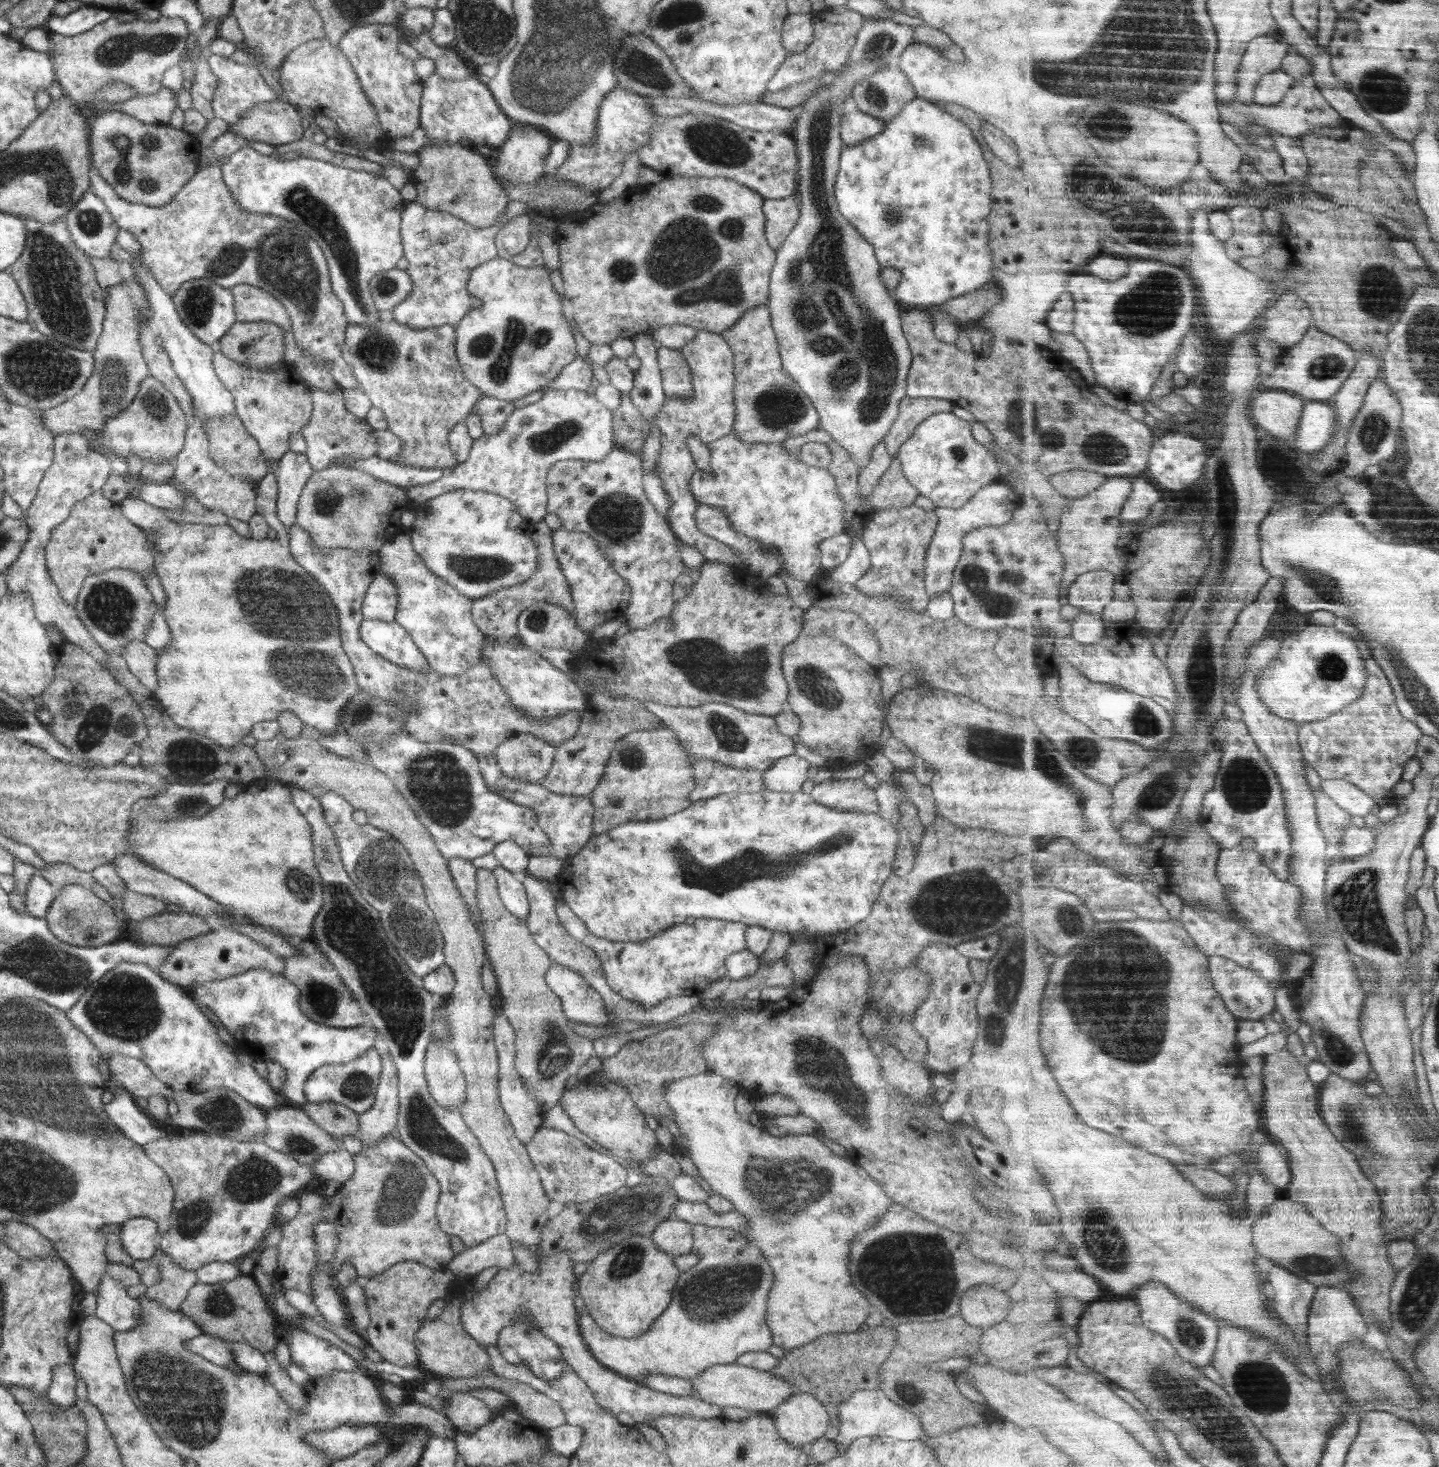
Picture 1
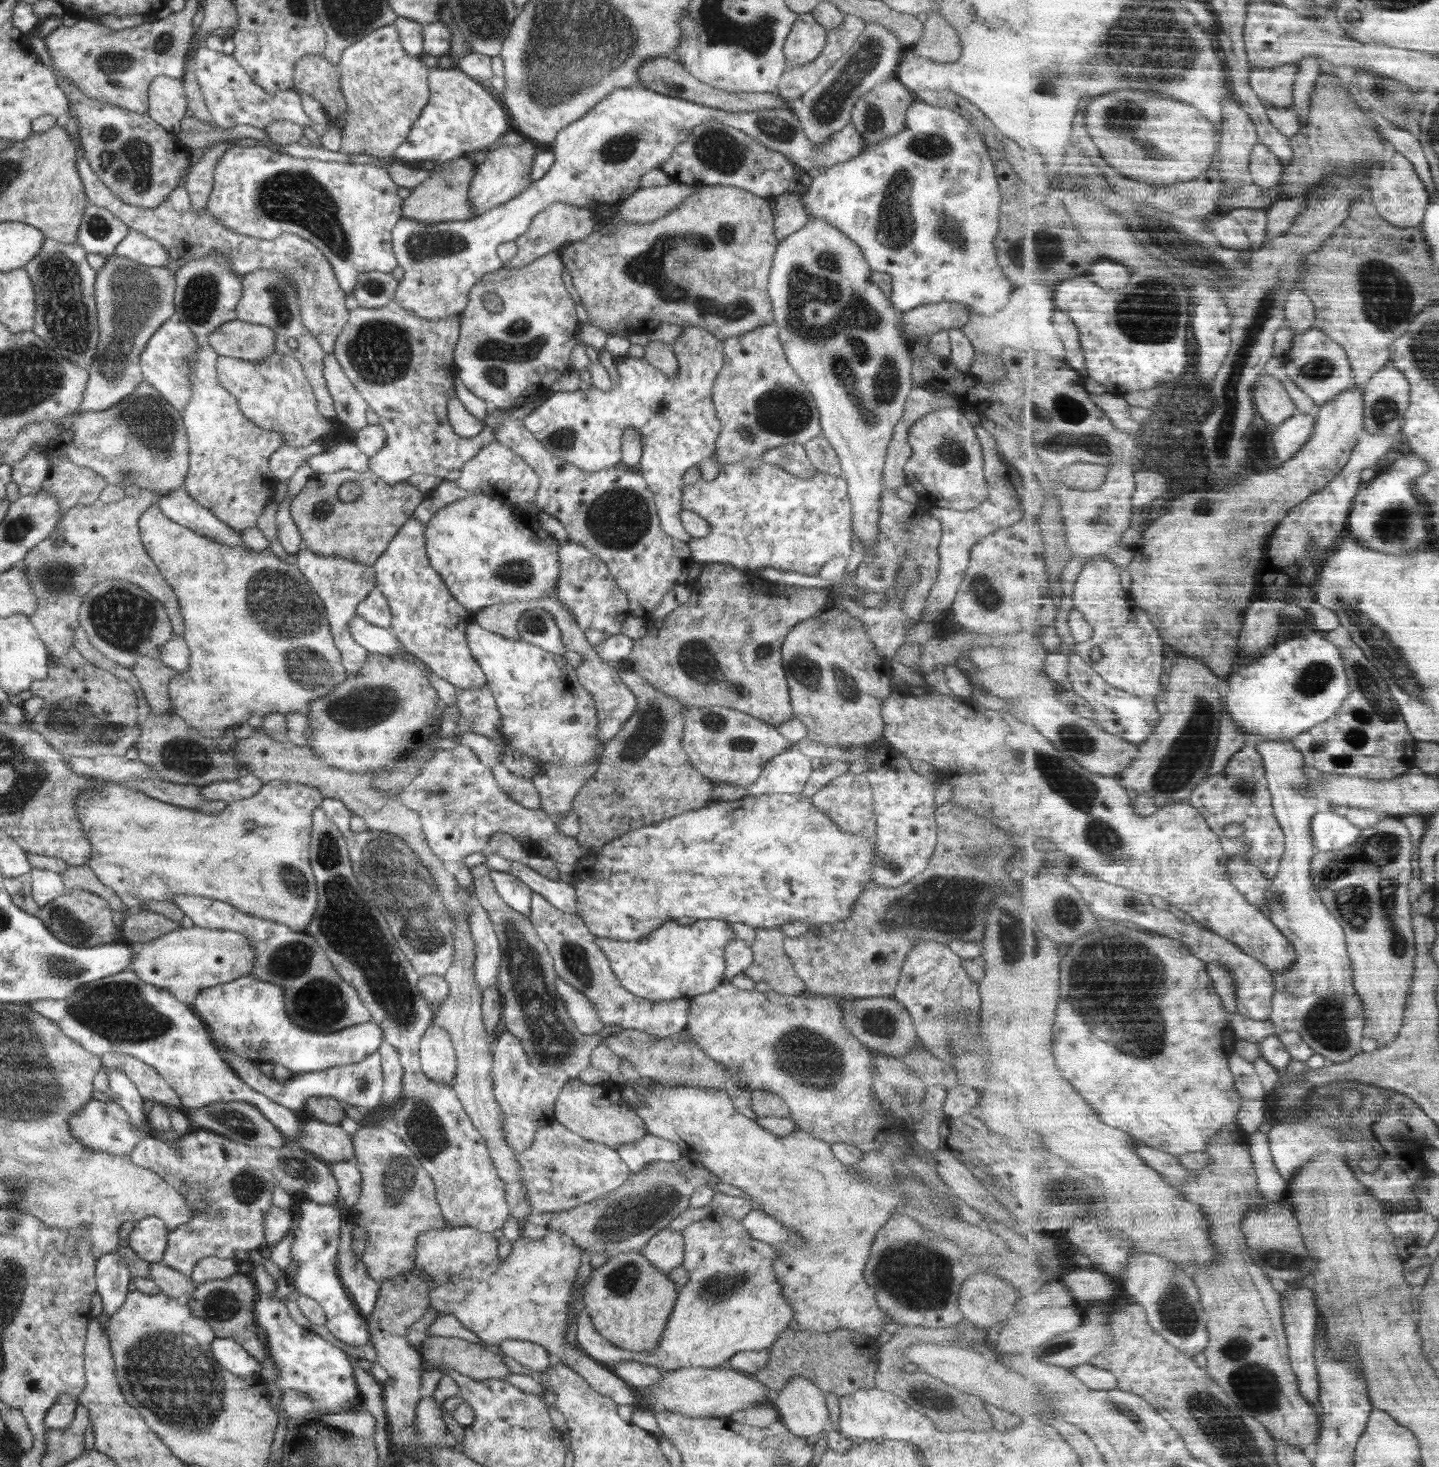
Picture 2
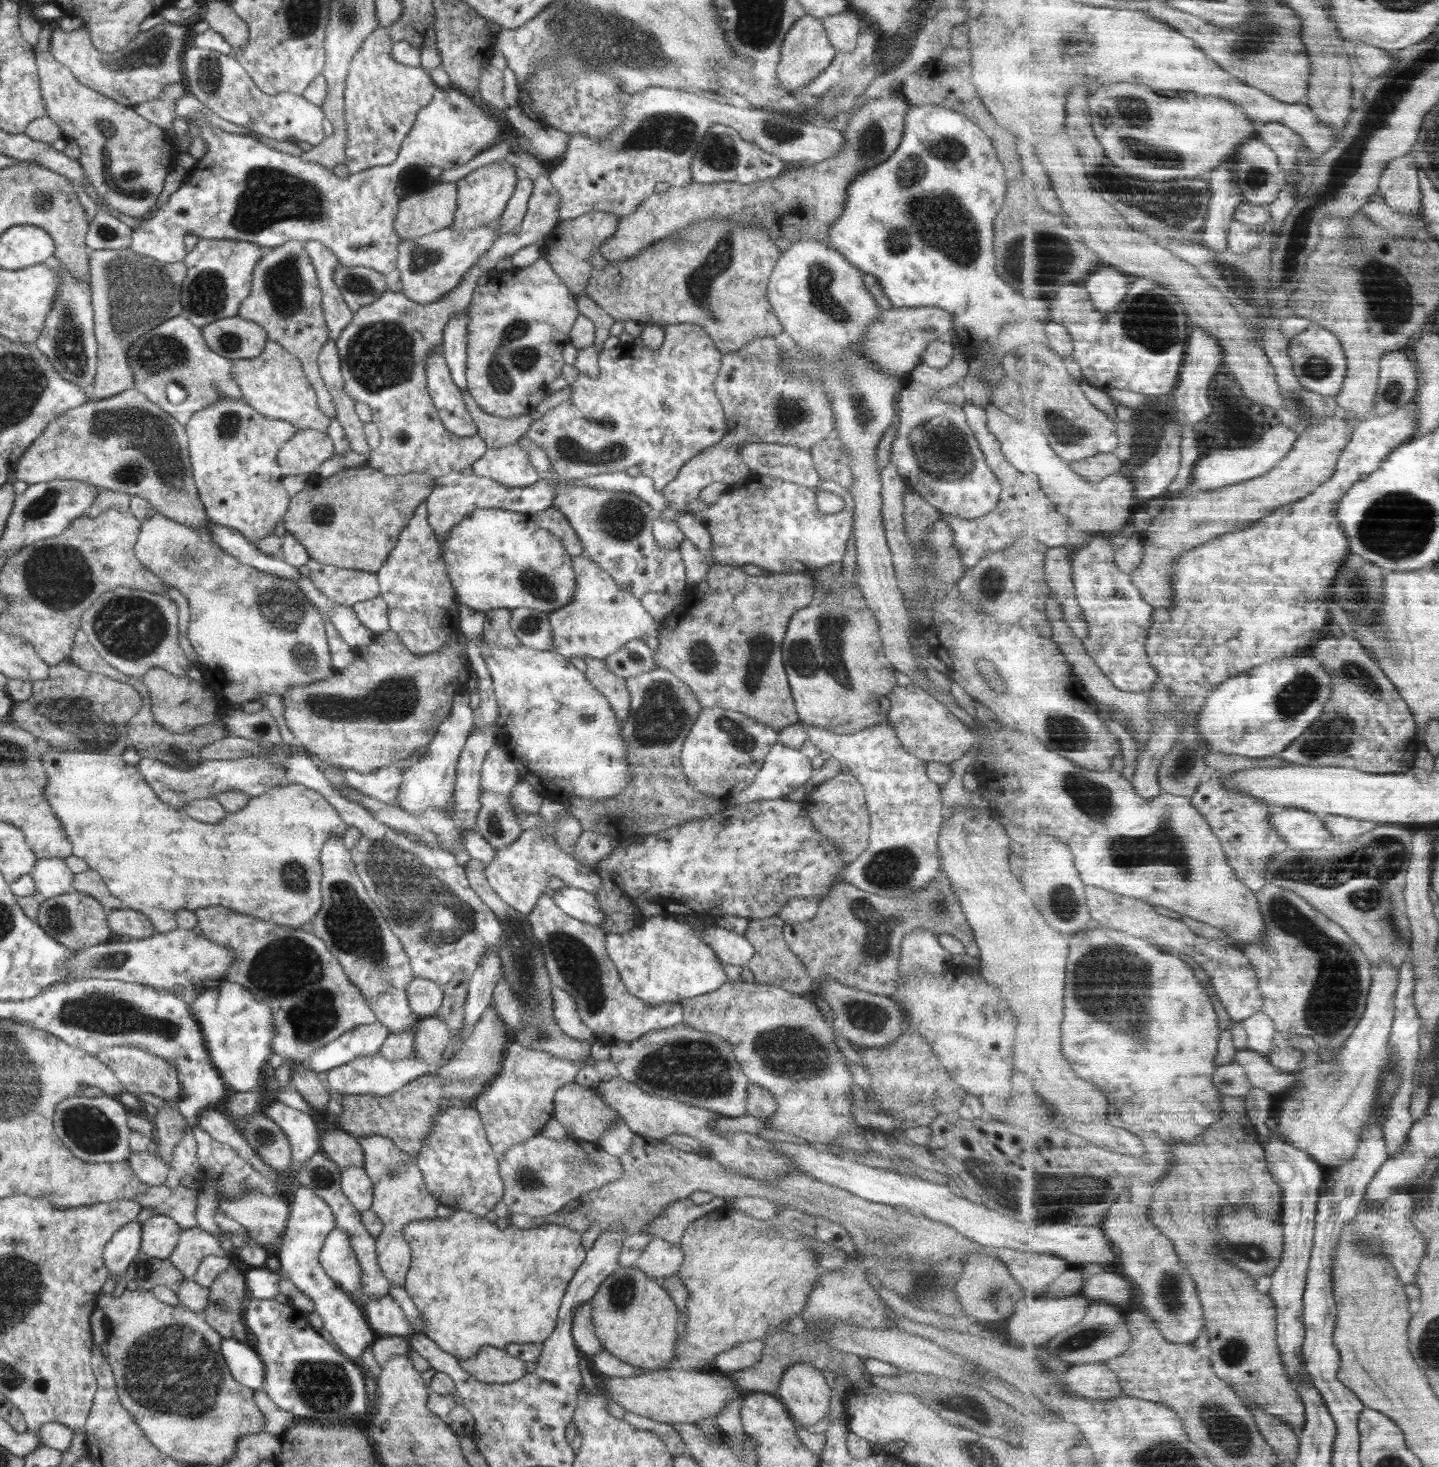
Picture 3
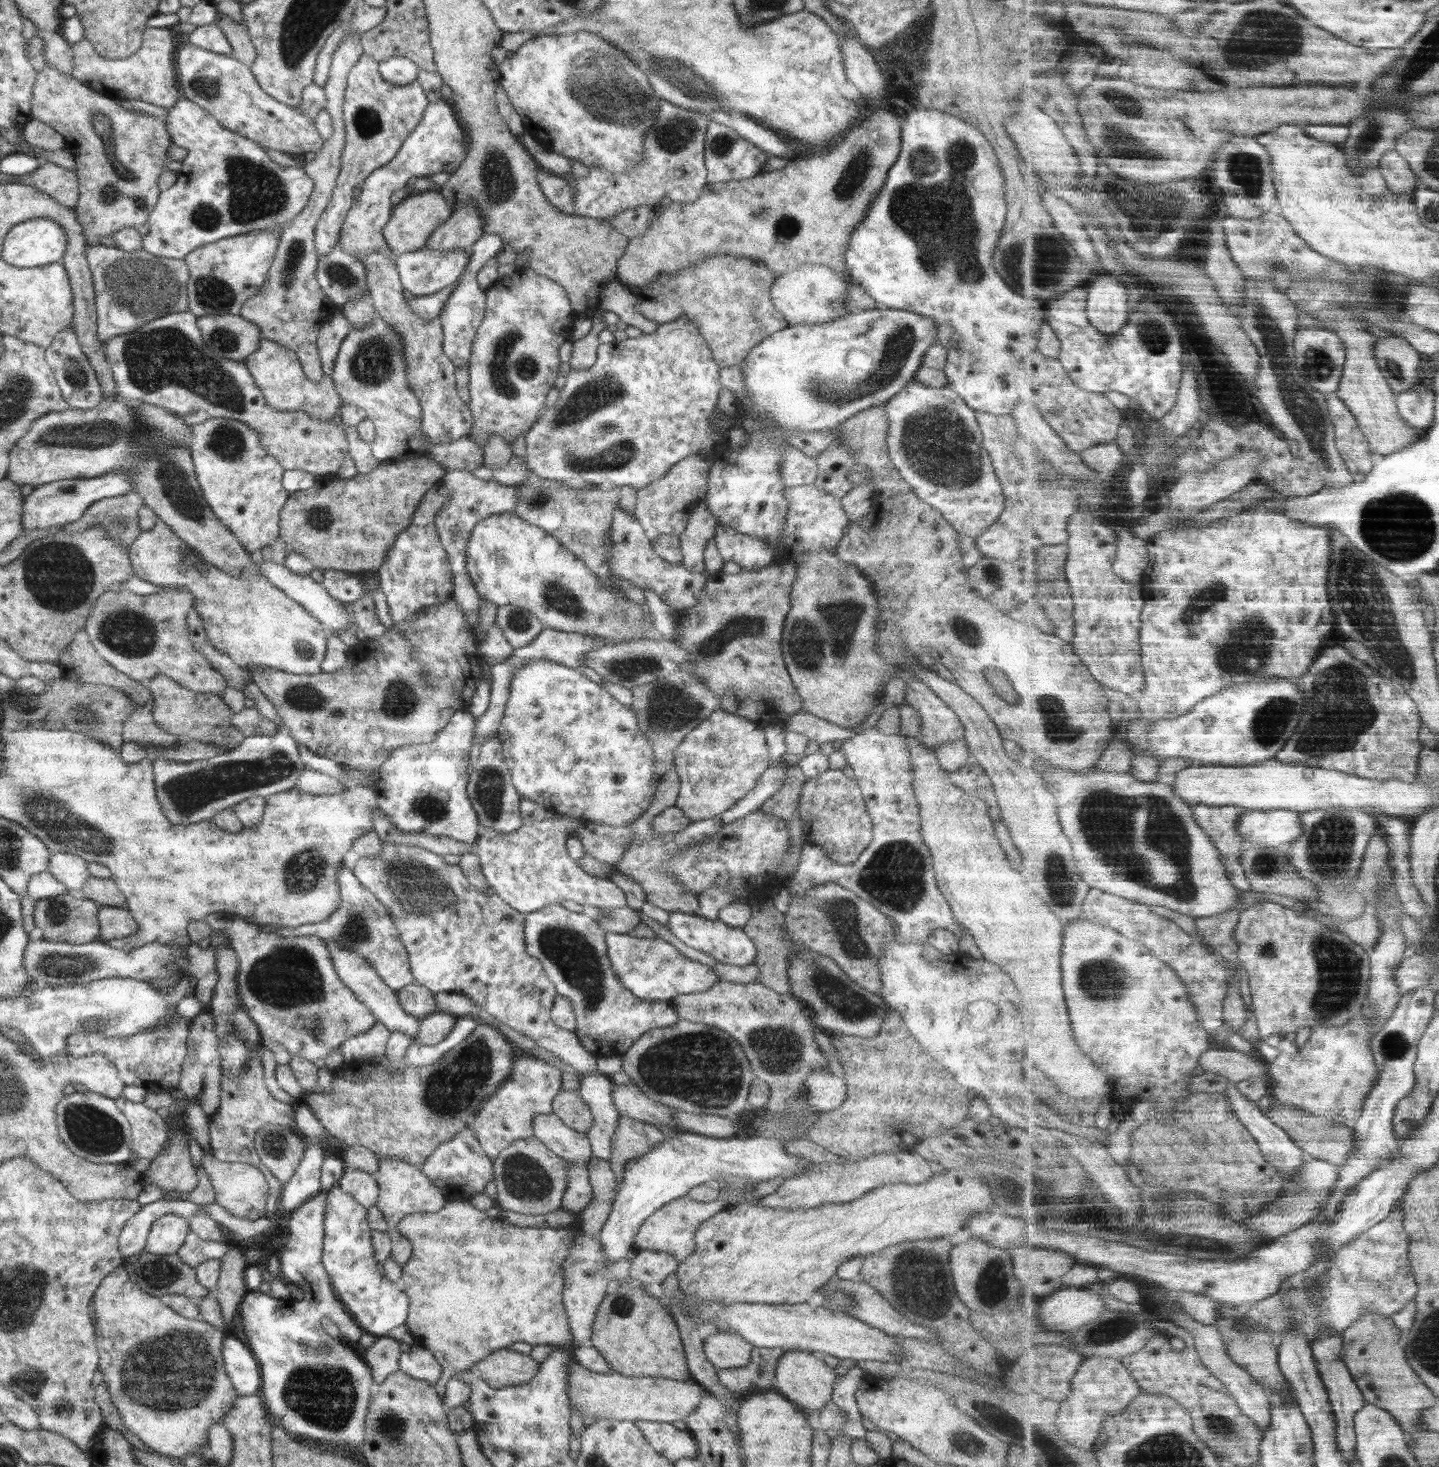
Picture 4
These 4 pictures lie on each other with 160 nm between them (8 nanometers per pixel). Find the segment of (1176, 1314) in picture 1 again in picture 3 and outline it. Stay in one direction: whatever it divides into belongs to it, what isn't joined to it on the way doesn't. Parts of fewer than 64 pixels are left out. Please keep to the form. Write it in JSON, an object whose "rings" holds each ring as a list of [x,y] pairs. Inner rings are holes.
{"rings":[[[1124,1190],[1110,1210],[1104,1226],[1106,1234],[1120,1248],[1121,1272],[1126,1274],[1136,1292],[1141,1293],[1146,1312],[1154,1317],[1164,1336],[1170,1342],[1194,1344],[1207,1326],[1198,1283],[1187,1270],[1175,1242],[1160,1232],[1160,1226],[1150,1222],[1148,1212],[1151,1212],[1148,1206],[1134,1204],[1132,1192]]]}

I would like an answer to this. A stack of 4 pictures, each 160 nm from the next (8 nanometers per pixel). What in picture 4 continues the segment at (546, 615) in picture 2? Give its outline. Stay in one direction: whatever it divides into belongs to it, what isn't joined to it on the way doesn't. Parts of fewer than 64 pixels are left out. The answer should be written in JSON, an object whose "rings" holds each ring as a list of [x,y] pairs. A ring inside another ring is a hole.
{"rings":[[[511,604],[497,607],[495,623],[514,649],[531,644],[545,628],[538,617],[526,609]]]}

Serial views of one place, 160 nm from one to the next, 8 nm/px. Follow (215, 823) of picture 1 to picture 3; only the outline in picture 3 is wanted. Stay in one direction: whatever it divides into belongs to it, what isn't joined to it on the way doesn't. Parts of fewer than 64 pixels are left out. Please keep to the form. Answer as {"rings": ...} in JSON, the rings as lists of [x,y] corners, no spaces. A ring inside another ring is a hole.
{"rings":[[[50,747],[44,749],[42,754],[42,764],[46,769],[48,784],[44,788],[44,796],[51,806],[54,814],[64,825],[64,831],[71,842],[72,855],[85,860],[93,871],[96,871],[108,887],[108,890],[117,896],[126,907],[141,912],[154,925],[155,932],[164,934],[177,928],[175,916],[182,909],[191,910],[193,913],[199,908],[209,906],[223,906],[243,915],[253,916],[260,920],[268,920],[280,926],[292,927],[293,929],[306,926],[321,909],[322,906],[322,869],[320,866],[320,855],[324,843],[330,835],[338,835],[343,839],[344,833],[348,830],[348,825],[342,822],[342,817],[324,796],[319,792],[306,788],[303,784],[289,784],[288,786],[275,786],[267,790],[260,796],[250,799],[250,802],[238,812],[227,812],[224,821],[216,824],[207,824],[194,820],[186,812],[180,812],[156,796],[150,785],[143,780],[143,776],[132,765],[126,764],[122,756],[112,754],[94,754],[92,752],[60,752]]]}

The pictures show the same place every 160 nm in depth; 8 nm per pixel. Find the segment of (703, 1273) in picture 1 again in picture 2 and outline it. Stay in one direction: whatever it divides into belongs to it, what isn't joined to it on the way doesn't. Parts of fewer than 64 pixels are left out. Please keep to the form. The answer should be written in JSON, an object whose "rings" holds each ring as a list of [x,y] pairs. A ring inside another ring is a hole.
{"rings":[[[711,1214],[692,1222],[682,1231],[685,1252],[682,1265],[688,1270],[689,1279],[686,1284],[678,1288],[672,1315],[666,1323],[658,1346],[652,1352],[646,1354],[618,1348],[594,1328],[586,1310],[583,1310],[577,1318],[577,1347],[590,1358],[608,1367],[624,1361],[641,1362],[656,1367],[662,1372],[686,1367],[725,1366],[727,1360],[737,1352],[768,1350],[778,1335],[789,1326],[794,1312],[784,1300],[782,1286],[778,1284],[779,1280],[776,1280],[773,1263],[777,1260],[777,1251],[772,1245],[749,1236],[742,1227],[742,1223],[732,1217]]]}

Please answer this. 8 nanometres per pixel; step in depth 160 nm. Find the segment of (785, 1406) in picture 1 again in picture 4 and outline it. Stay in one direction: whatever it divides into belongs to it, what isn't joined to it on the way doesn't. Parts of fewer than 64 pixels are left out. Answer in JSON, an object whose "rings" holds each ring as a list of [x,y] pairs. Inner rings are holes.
{"rings":[[[789,1349],[778,1359],[774,1383],[778,1393],[806,1413],[820,1411],[831,1400],[836,1377],[834,1369],[828,1367],[820,1355],[802,1349]]]}

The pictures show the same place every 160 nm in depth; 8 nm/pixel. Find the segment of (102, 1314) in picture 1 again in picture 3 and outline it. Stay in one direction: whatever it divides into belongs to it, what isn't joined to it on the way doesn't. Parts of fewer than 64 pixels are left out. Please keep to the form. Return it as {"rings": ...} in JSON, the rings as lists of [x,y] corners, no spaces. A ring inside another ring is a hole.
{"rings":[[[136,1219],[125,1224],[112,1236],[102,1251],[109,1277],[118,1278],[118,1288],[123,1287],[126,1268],[130,1262],[136,1260],[137,1254],[140,1253],[140,1228],[141,1223]]]}

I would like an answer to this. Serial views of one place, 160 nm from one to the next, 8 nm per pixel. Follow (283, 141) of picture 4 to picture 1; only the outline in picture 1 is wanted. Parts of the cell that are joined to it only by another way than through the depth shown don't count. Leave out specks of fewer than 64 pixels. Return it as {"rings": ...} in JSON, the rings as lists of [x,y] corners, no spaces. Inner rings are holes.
{"rings":[[[211,54],[206,57],[208,66],[212,74],[217,78],[216,90],[214,91],[213,101],[211,102],[216,118],[224,120],[230,124],[236,124],[237,120],[249,108],[262,104],[263,102],[280,101],[277,94],[265,81],[260,71],[256,67],[242,65],[232,61],[229,57]]]}

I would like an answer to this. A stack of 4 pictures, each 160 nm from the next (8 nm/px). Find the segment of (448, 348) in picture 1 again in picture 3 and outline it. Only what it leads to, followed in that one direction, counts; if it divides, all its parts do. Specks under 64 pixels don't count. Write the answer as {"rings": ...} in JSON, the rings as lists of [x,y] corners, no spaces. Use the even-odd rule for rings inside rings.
{"rings":[[[513,144],[510,155],[506,159],[517,168],[517,175],[520,178],[531,178],[533,182],[533,189],[527,202],[528,212],[524,214],[520,234],[500,235],[498,240],[494,240],[492,248],[479,258],[475,264],[476,268],[470,268],[470,272],[461,278],[462,282],[458,284],[458,288],[450,290],[441,299],[430,304],[418,304],[404,296],[400,291],[394,292],[387,289],[382,293],[382,296],[378,297],[378,300],[372,304],[361,306],[354,312],[351,321],[346,325],[346,328],[342,329],[338,340],[335,341],[342,365],[341,373],[345,382],[343,390],[356,403],[364,403],[371,408],[371,421],[379,428],[381,440],[379,445],[369,454],[366,465],[383,472],[386,476],[426,473],[437,479],[449,472],[469,472],[474,462],[488,449],[484,440],[477,434],[466,437],[458,436],[449,432],[442,424],[427,389],[425,360],[434,352],[443,356],[444,327],[452,317],[466,311],[474,294],[474,289],[481,282],[480,279],[485,277],[484,273],[488,269],[494,268],[495,264],[502,258],[514,255],[518,250],[528,245],[542,242],[546,234],[560,223],[558,220],[560,195],[550,182],[548,171],[542,166],[540,160],[533,154],[520,150],[515,144]]]}

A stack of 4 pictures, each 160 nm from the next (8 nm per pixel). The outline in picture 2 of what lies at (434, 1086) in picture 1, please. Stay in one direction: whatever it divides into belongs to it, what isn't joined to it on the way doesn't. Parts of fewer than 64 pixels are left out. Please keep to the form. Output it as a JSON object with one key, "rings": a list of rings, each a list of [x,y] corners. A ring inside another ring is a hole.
{"rings":[[[430,1025],[418,1049],[422,1072],[435,1083],[450,1086],[457,1071],[457,1056],[450,1035],[438,1025]]]}

